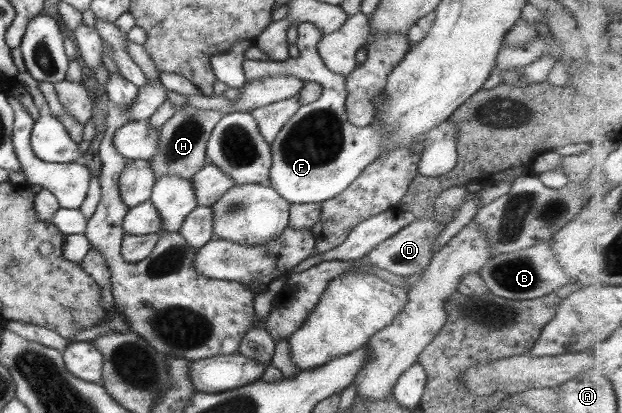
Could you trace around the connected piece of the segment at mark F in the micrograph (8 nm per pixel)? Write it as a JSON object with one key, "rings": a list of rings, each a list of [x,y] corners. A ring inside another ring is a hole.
{"rings":[[[310,22],[297,23],[297,58],[283,61],[261,60],[248,56],[241,62],[241,71],[246,81],[273,77],[278,74],[296,75],[302,80],[314,80],[322,88],[315,102],[301,105],[281,127],[270,144],[271,166],[269,186],[289,204],[319,203],[343,192],[361,171],[382,154],[384,132],[373,123],[356,127],[346,117],[344,101],[346,90],[344,76],[335,74],[322,63],[317,55],[317,42],[321,31]]]}

